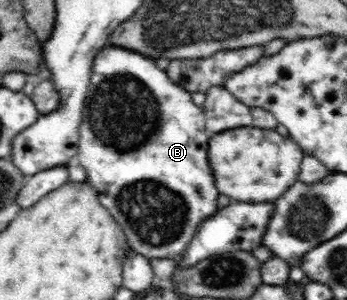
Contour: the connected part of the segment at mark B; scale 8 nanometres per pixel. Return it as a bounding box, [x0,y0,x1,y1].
[77,43,219,260]

